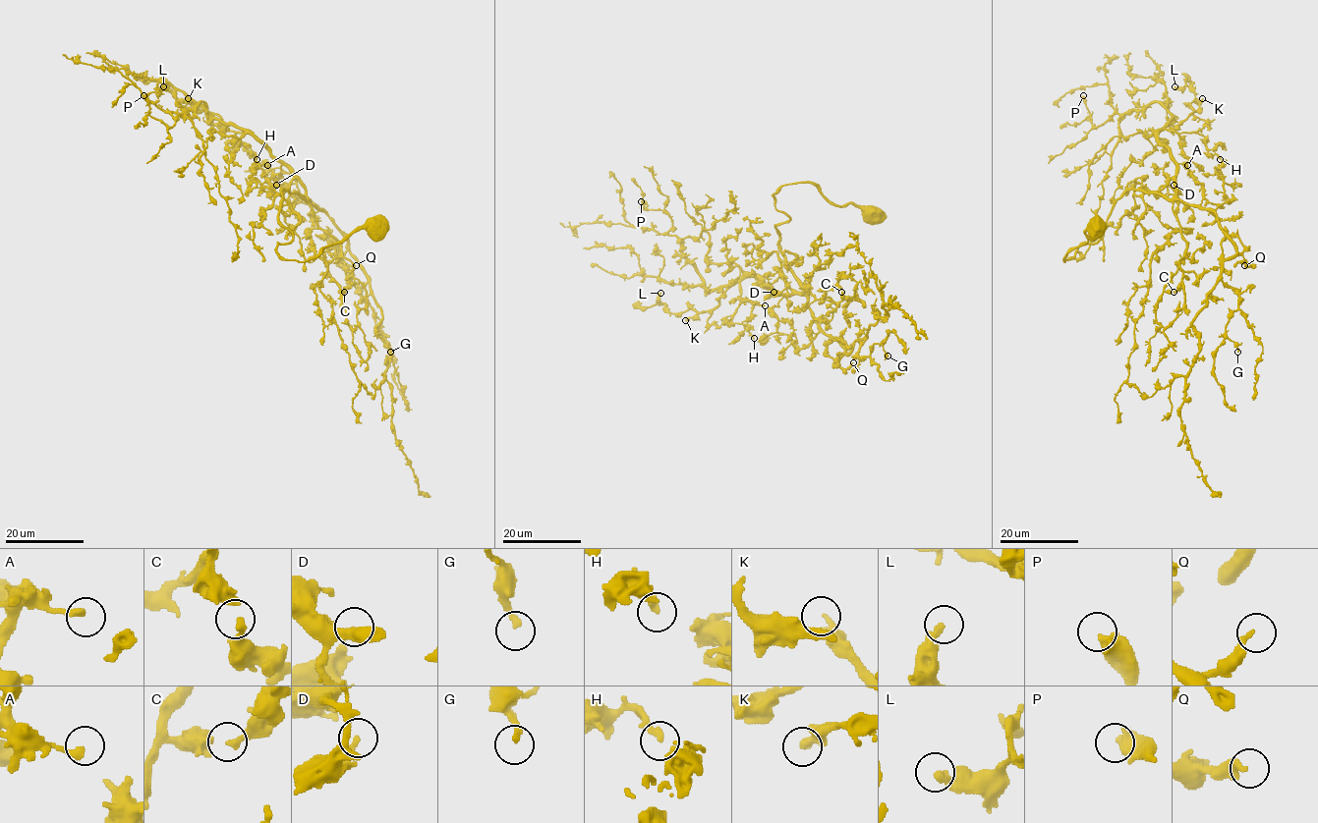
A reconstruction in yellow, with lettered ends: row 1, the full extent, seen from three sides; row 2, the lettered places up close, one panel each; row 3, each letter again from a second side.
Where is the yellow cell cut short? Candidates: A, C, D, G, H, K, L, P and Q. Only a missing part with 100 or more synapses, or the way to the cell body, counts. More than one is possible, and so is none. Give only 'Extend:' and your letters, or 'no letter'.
Extend: no letter

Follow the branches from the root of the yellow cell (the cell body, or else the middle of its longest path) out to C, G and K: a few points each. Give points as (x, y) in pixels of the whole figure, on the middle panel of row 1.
C: (874, 211), (812, 183), (774, 194), (798, 285), (835, 304), (851, 301), (841, 292)
G: (874, 211), (812, 183), (774, 194), (817, 326), (847, 354), (864, 339), (860, 356), (875, 344), (888, 356)
K: (874, 211), (784, 184), (774, 194), (789, 217), (775, 226), (778, 246), (802, 294), (747, 277), (685, 320)

